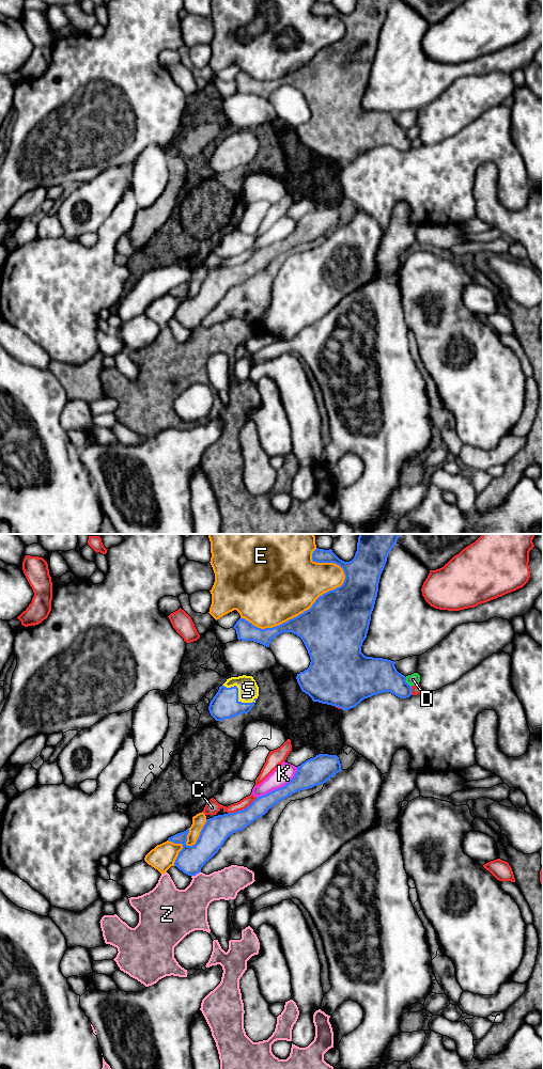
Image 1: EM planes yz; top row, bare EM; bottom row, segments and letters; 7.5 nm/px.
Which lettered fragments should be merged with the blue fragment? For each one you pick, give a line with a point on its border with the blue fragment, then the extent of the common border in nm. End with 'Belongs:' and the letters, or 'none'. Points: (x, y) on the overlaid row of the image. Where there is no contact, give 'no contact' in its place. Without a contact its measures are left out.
S: meets blue in yz at (237, 694); contact 280 nm long
Belongs: S

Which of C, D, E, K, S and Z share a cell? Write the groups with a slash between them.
C / D K / E / S / Z

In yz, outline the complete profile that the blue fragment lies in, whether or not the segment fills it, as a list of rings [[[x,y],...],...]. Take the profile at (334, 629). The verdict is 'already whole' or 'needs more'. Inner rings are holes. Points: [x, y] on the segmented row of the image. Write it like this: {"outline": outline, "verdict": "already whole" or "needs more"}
{"outline": [[[359,534],[357,551],[350,562],[340,560],[331,549],[316,548],[312,553],[312,561],[339,565],[345,575],[343,584],[320,596],[309,610],[273,628],[261,629],[245,618],[239,618],[233,627],[237,639],[269,647],[272,640],[282,632],[292,632],[299,636],[311,662],[307,670],[297,674],[296,679],[301,691],[313,702],[336,706],[344,711],[378,693],[390,692],[400,698],[409,697],[412,687],[406,682],[406,677],[397,671],[394,661],[367,657],[361,653],[381,575],[399,536],[400,534]]], "verdict": "already whole"}

